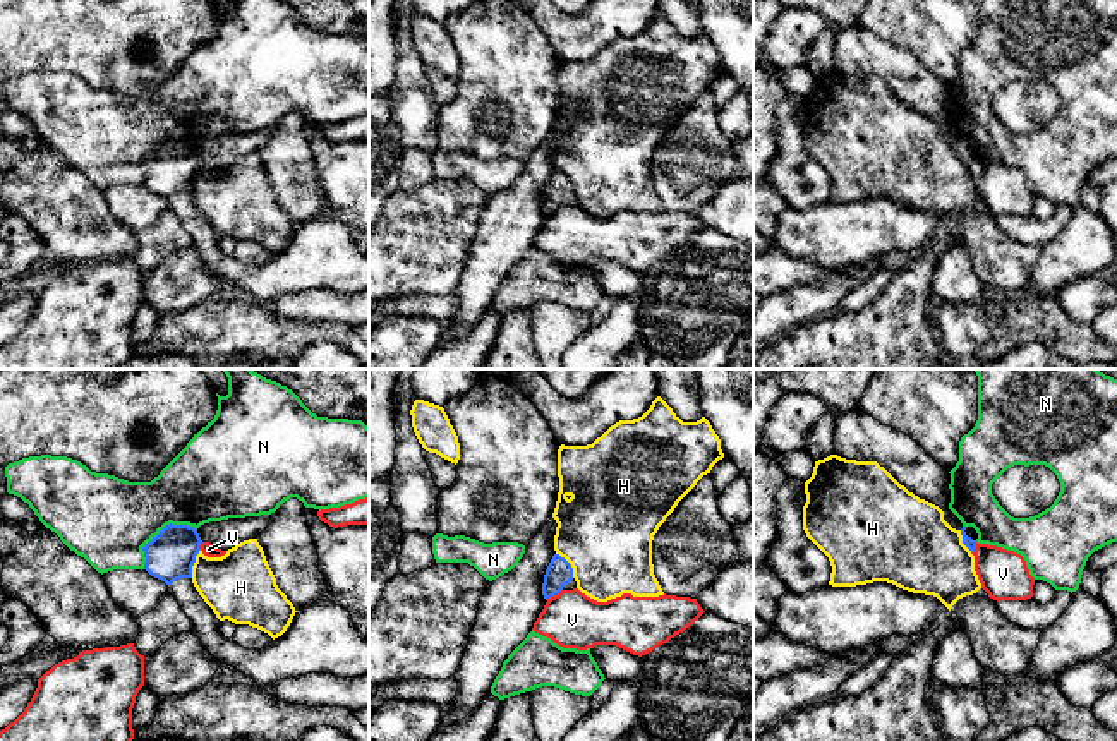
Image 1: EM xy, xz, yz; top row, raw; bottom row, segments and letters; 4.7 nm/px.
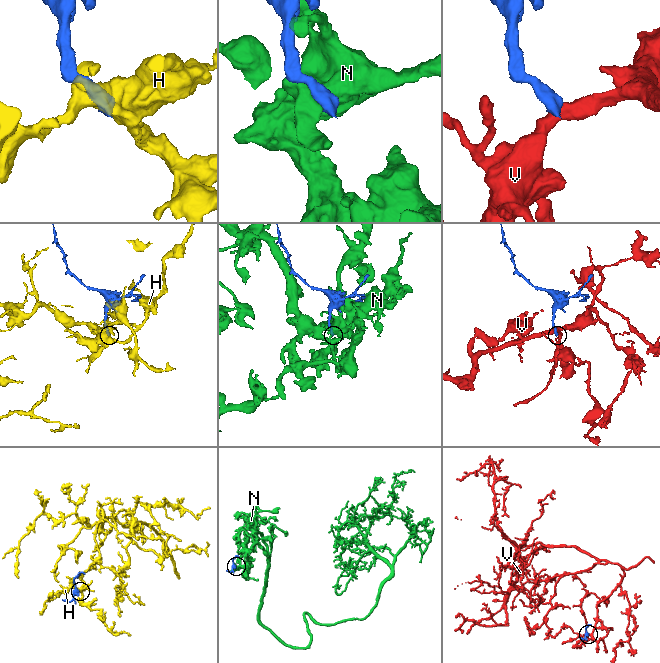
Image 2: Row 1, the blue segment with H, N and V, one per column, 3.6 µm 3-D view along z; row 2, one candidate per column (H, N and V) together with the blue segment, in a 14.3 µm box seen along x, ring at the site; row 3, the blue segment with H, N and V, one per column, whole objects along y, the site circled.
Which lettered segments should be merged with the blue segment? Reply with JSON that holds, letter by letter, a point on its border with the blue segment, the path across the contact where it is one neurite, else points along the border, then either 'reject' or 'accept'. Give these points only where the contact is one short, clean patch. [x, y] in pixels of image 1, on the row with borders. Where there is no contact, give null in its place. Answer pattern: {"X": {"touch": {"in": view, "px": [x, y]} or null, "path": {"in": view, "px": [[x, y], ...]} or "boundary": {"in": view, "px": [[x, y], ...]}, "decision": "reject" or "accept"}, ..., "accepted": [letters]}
{"H": {"touch": {"in": "xy", "px": [194, 561]}, "decision": "reject"}, "N": {"touch": {"in": "xy", "px": [160, 532]}, "decision": "reject"}, "V": {"touch": {"in": "xz", "px": [553, 596]}, "boundary": {"in": "xz", "px": [[561, 589], [546, 599]]}, "decision": "reject"}, "accepted": []}

